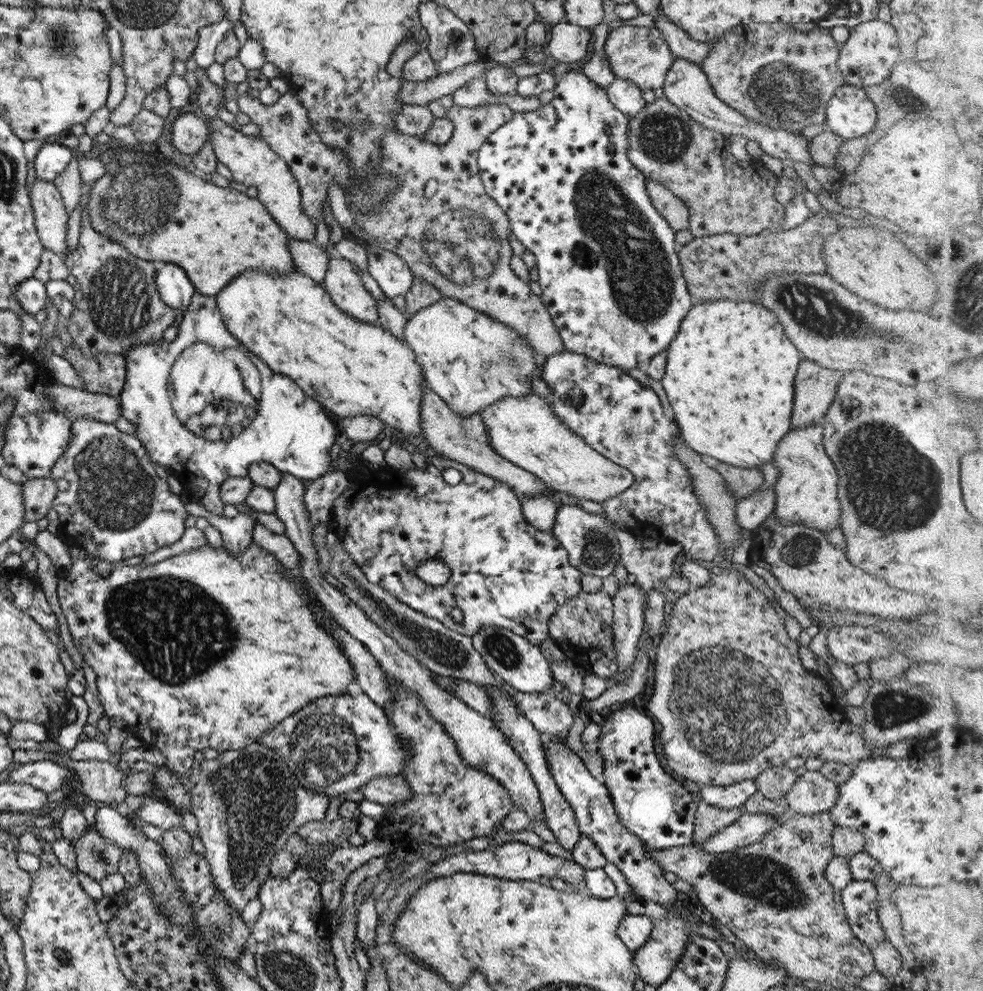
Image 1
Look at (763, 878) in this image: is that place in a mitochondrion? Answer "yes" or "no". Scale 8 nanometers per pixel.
yes

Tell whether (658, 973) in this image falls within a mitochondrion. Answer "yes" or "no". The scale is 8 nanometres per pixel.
no

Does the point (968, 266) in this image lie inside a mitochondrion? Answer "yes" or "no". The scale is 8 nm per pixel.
yes

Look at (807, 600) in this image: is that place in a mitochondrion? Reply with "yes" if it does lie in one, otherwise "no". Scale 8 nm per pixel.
no

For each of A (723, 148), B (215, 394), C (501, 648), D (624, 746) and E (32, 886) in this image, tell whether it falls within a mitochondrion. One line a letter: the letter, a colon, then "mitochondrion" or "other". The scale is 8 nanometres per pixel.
A: other
B: mitochondrion
C: mitochondrion
D: other
E: other

